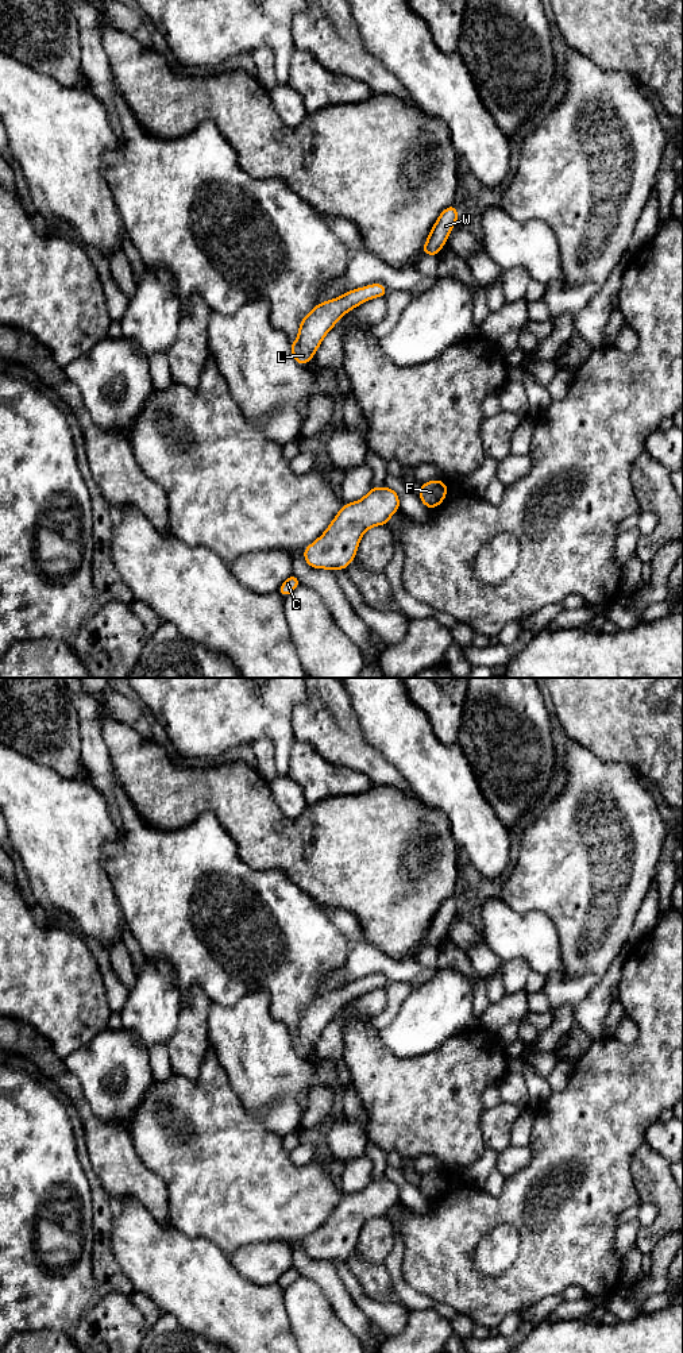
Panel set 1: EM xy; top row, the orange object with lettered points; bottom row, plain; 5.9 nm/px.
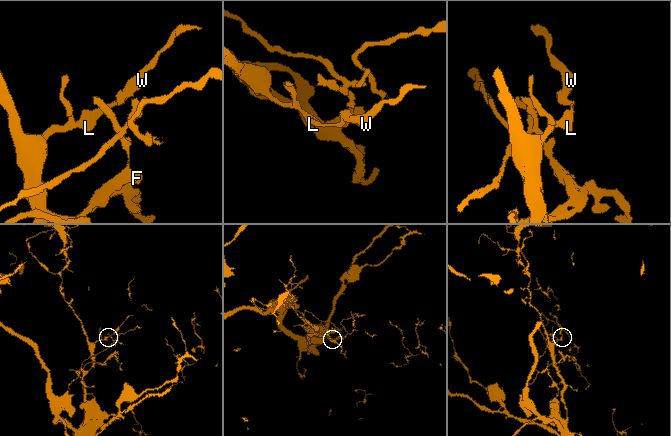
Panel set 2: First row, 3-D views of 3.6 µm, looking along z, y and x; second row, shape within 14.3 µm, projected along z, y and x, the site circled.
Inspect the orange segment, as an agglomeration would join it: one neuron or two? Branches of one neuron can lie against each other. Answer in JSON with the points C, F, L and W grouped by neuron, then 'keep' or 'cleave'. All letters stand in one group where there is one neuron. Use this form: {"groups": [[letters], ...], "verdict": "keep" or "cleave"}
{"groups": [["C", "L"], ["F", "W"]], "verdict": "cleave"}

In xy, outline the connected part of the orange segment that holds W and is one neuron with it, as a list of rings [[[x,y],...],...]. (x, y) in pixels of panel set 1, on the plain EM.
[[[454,897],[447,898],[437,909],[421,947],[429,945],[439,948],[440,940],[445,936],[452,918],[458,914],[458,901]]]

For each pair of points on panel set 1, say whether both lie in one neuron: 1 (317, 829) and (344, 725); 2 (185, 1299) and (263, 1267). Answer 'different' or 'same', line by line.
1: different
2: different

